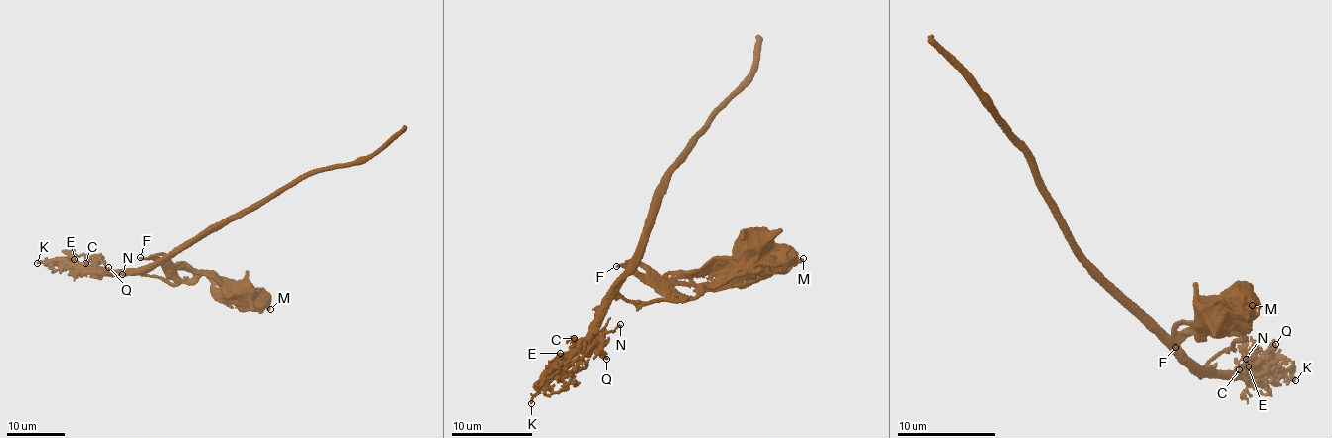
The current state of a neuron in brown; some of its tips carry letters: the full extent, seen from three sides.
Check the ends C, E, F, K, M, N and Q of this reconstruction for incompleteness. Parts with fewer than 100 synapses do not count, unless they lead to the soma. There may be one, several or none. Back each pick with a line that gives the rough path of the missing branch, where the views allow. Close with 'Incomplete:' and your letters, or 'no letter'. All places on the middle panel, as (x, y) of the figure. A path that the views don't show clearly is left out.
Incomplete: no letter

